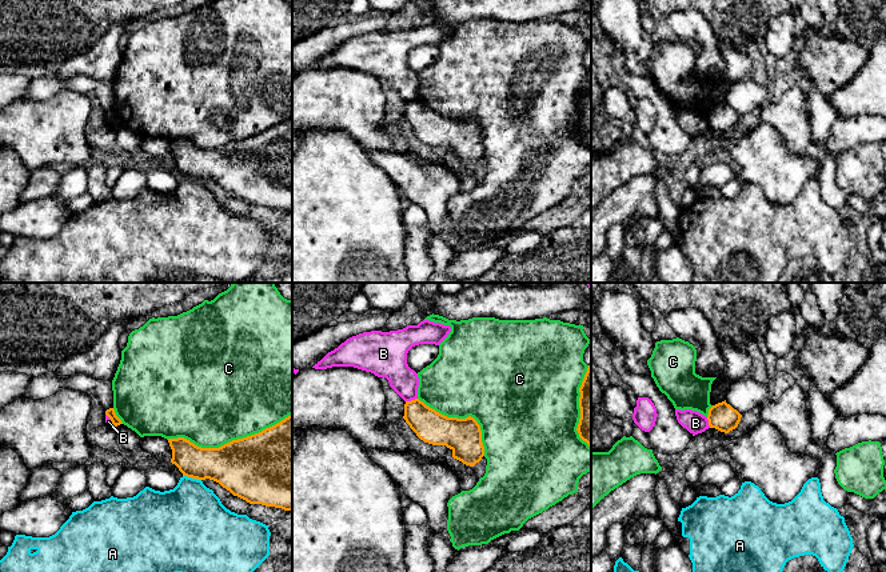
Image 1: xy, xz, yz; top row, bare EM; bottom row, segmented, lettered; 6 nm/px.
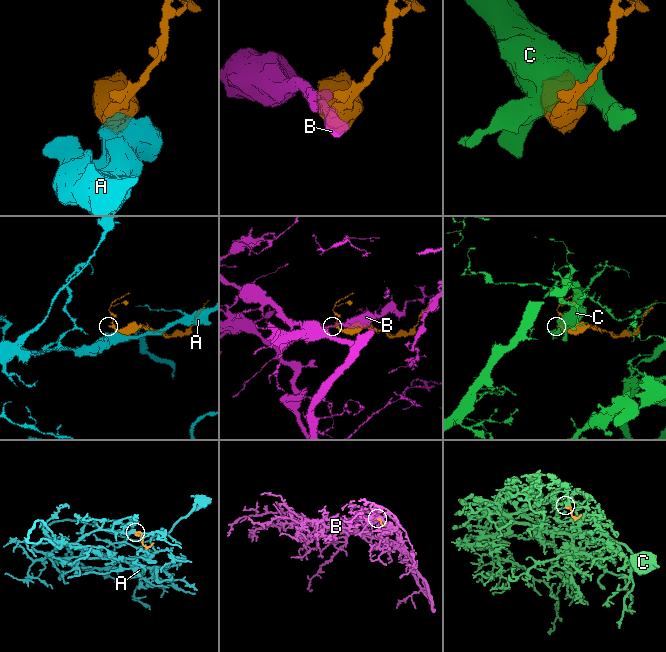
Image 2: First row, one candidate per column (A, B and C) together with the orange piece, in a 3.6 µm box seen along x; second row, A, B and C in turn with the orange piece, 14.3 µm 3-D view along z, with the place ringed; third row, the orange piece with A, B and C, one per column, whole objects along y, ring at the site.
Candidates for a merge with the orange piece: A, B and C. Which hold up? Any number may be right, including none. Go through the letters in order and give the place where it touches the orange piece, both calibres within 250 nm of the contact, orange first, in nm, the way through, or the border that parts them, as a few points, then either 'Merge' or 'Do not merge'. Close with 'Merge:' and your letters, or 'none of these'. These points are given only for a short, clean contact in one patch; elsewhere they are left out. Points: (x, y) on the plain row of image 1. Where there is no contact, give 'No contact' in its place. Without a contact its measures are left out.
A: Touches orange at xy (192, 179). Thickness 260 nm (orange) against 420 nm. Do not merge
B: Touches orange at xz (411, 102). Thickness 200 nm (orange) against 180 nm. Boundary: xz (416, 99), (406, 103). Do not merge
C: Touches orange at xy (230, 143). Thickness 420 nm (orange) against 500 nm. Do not merge
Merge: none of these

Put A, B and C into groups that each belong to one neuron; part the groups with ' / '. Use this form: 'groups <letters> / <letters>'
groups A / B / C

